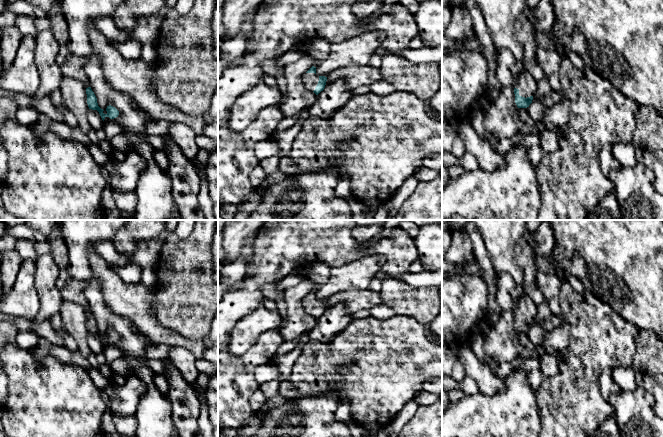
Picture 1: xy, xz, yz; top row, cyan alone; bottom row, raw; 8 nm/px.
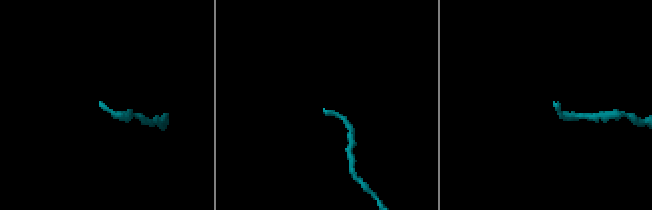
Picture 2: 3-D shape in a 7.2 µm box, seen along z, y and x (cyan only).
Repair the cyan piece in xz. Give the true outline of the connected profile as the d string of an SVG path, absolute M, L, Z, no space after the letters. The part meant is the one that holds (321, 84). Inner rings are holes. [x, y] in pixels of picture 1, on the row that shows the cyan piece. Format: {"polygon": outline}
{"polygon": "M314 60L313 66L302 77L303 83L306 88L310 91L313 91L316 95L324 90L327 81L327 77L318 76L316 74L316 66L318 65L318 63L319 62L317 60Z"}

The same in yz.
{"polygon": "M495 49L495 75L503 87L513 87L515 103L518 108L527 108L532 103L537 90L537 82L532 75L523 70L518 76L512 72L515 64L513 54L507 49Z"}

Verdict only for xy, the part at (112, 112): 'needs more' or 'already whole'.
needs more

